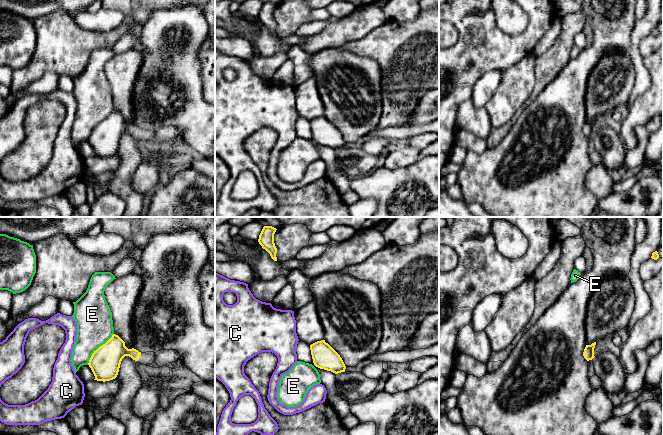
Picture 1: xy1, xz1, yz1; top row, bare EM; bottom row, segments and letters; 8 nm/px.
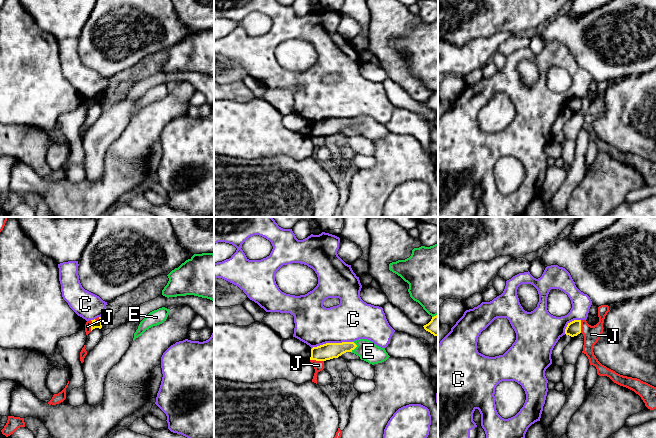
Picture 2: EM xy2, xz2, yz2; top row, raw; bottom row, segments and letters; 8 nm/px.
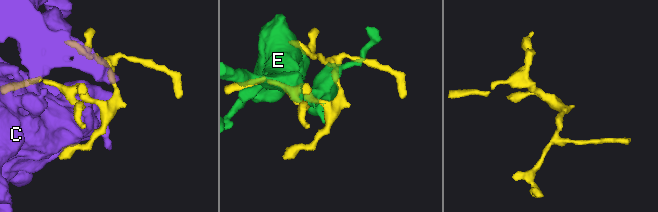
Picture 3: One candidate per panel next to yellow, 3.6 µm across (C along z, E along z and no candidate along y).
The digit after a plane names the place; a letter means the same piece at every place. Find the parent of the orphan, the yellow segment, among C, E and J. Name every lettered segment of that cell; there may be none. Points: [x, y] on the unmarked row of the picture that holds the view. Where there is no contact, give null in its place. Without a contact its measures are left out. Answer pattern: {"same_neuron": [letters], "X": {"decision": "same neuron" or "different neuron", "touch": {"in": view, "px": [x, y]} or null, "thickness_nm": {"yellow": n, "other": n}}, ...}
{"same_neuron": [], "C": {"decision": "different neuron", "touch": {"in": "xz2", "px": [332, 119]}, "thickness_nm": {"yellow": 130, "other": 320}}, "E": {"decision": "different neuron", "touch": {"in": "xy1", "px": [98, 124]}, "thickness_nm": {"yellow": 240, "other": 280}}, "J": {"decision": "different neuron", "touch": {"in": "xz2", "px": [317, 136]}, "thickness_nm": {"yellow": 130, "other": 80}}}

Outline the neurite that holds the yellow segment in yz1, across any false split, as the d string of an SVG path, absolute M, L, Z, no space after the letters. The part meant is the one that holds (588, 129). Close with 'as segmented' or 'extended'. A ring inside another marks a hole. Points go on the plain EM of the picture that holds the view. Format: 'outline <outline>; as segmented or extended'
outline M596 118L592 119L591 121L586 121L583 132L584 134L589 137L592 136L594 132L594 124L595 124Z; as segmented

